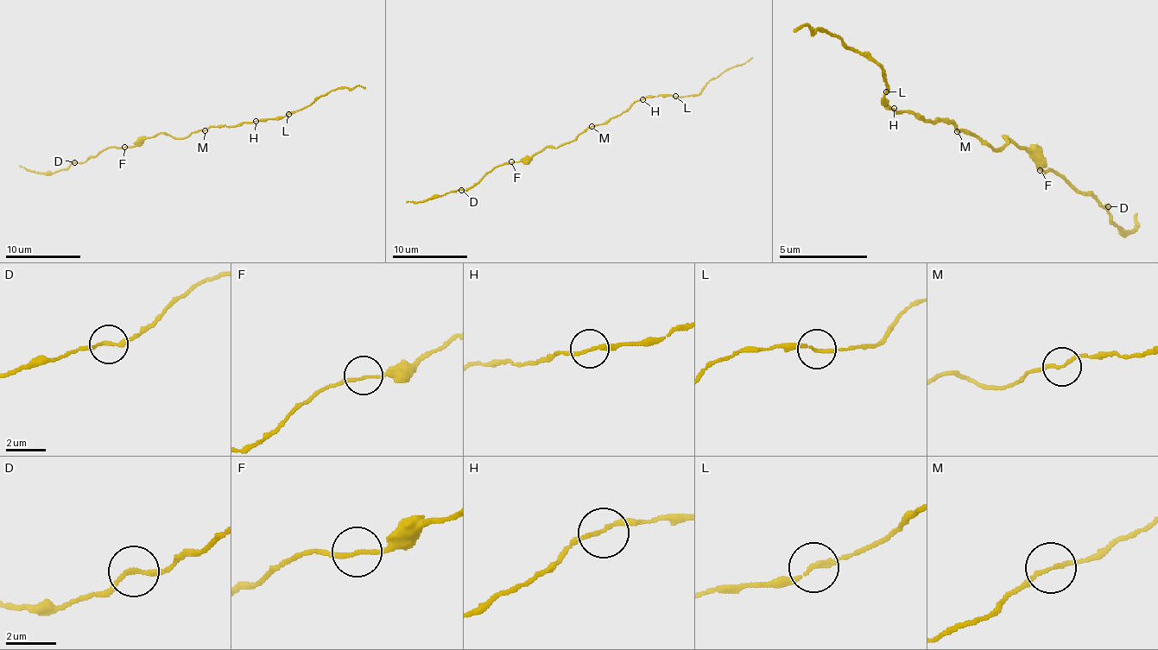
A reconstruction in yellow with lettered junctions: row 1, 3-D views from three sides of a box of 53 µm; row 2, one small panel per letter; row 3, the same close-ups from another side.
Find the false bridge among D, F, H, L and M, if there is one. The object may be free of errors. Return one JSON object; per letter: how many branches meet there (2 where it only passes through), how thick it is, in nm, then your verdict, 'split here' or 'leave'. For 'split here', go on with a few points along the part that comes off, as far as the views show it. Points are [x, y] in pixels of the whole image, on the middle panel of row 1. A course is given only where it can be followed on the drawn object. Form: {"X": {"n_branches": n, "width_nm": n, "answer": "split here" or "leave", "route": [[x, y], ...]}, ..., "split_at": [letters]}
{"D": {"n_branches": 2, "width_nm": 180, "answer": "leave"}, "F": {"n_branches": 2, "width_nm": 160, "answer": "leave"}, "H": {"n_branches": 2, "width_nm": 170, "answer": "leave"}, "L": {"n_branches": 2, "width_nm": 160, "answer": "leave"}, "M": {"n_branches": 2, "width_nm": 150, "answer": "leave"}, "split_at": []}

